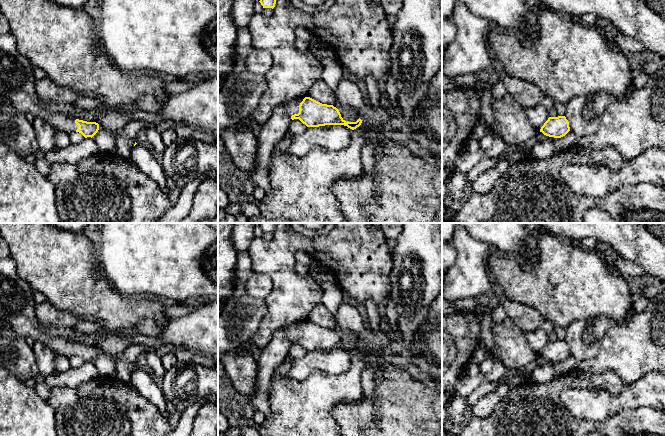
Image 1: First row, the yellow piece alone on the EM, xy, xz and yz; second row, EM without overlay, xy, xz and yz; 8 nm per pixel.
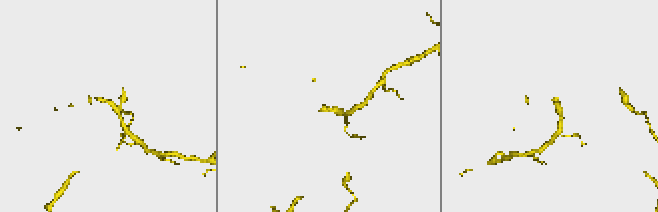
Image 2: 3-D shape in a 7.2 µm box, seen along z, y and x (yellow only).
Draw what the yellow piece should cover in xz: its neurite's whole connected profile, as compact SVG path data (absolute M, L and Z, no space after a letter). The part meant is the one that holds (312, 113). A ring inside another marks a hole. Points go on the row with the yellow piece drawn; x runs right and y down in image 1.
M310 97L296 99L283 103L288 116L292 120L299 119L307 127L319 127L325 125L344 125L354 130L359 127L362 120L346 122L333 105L322 104Z

